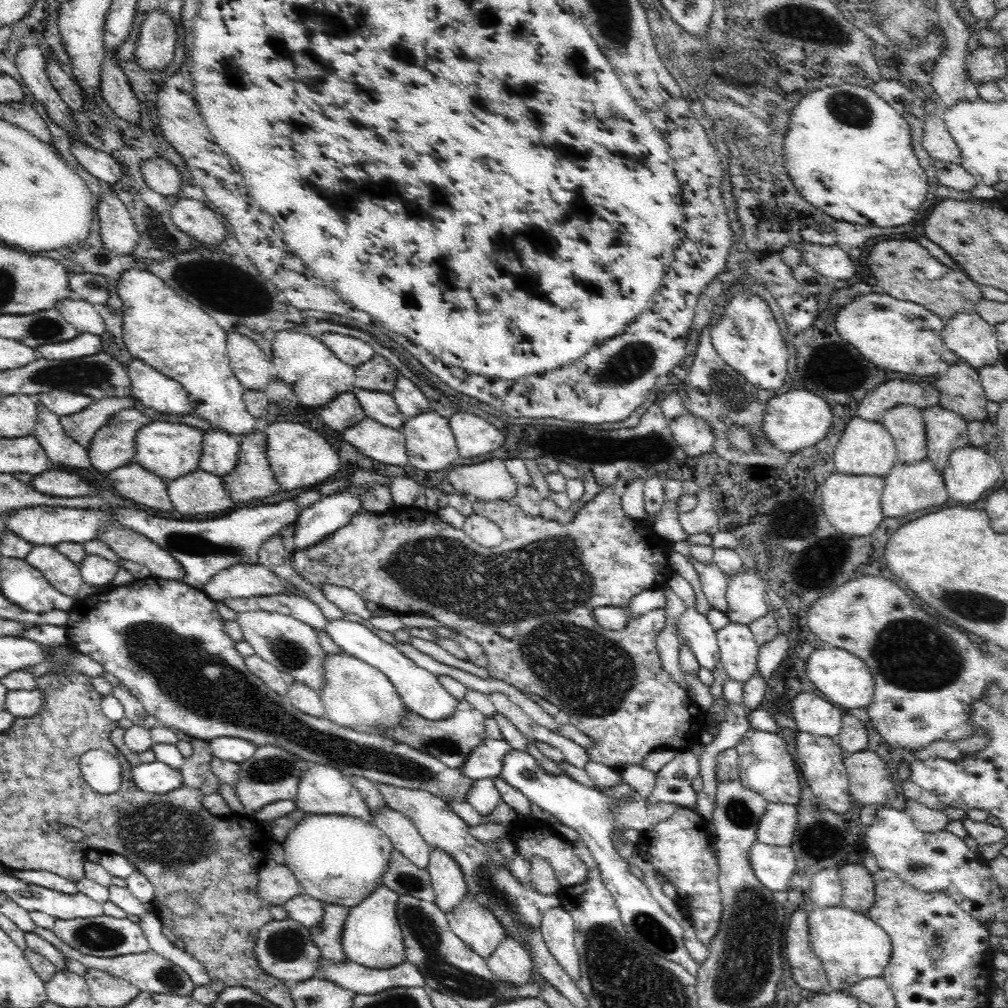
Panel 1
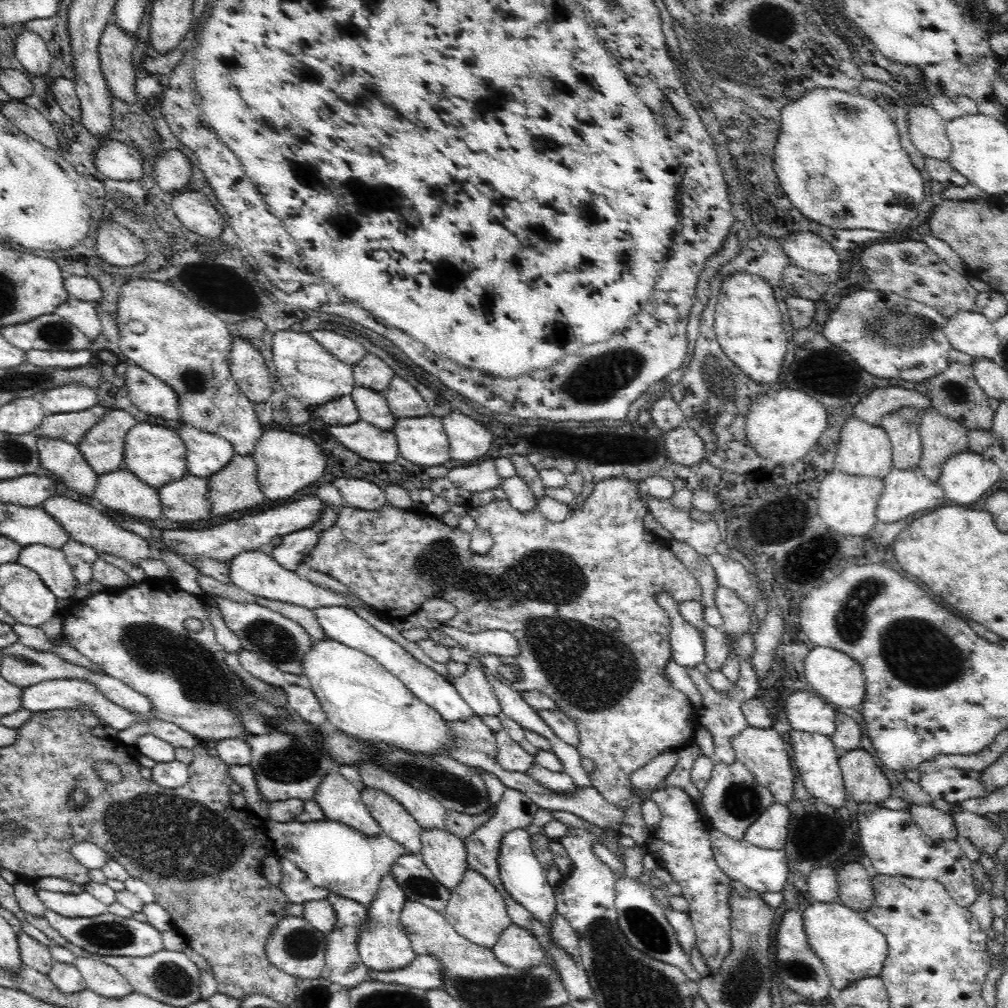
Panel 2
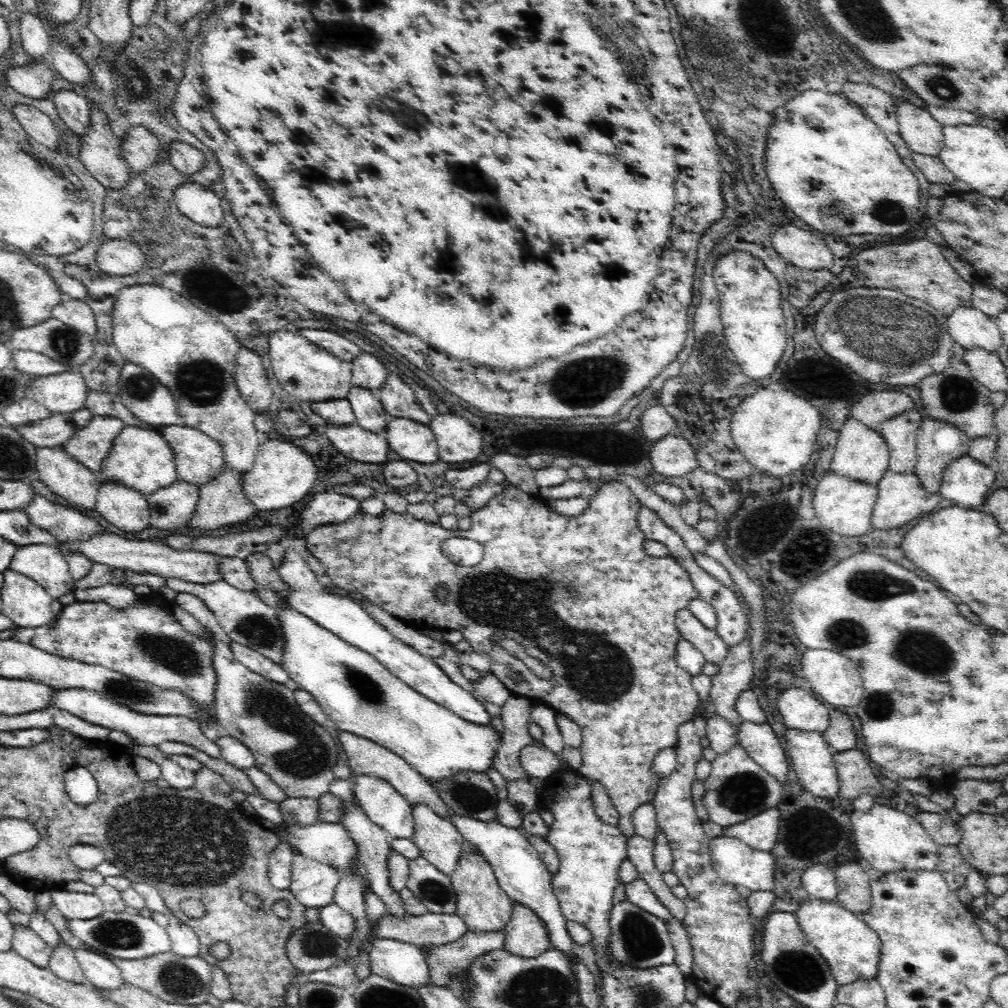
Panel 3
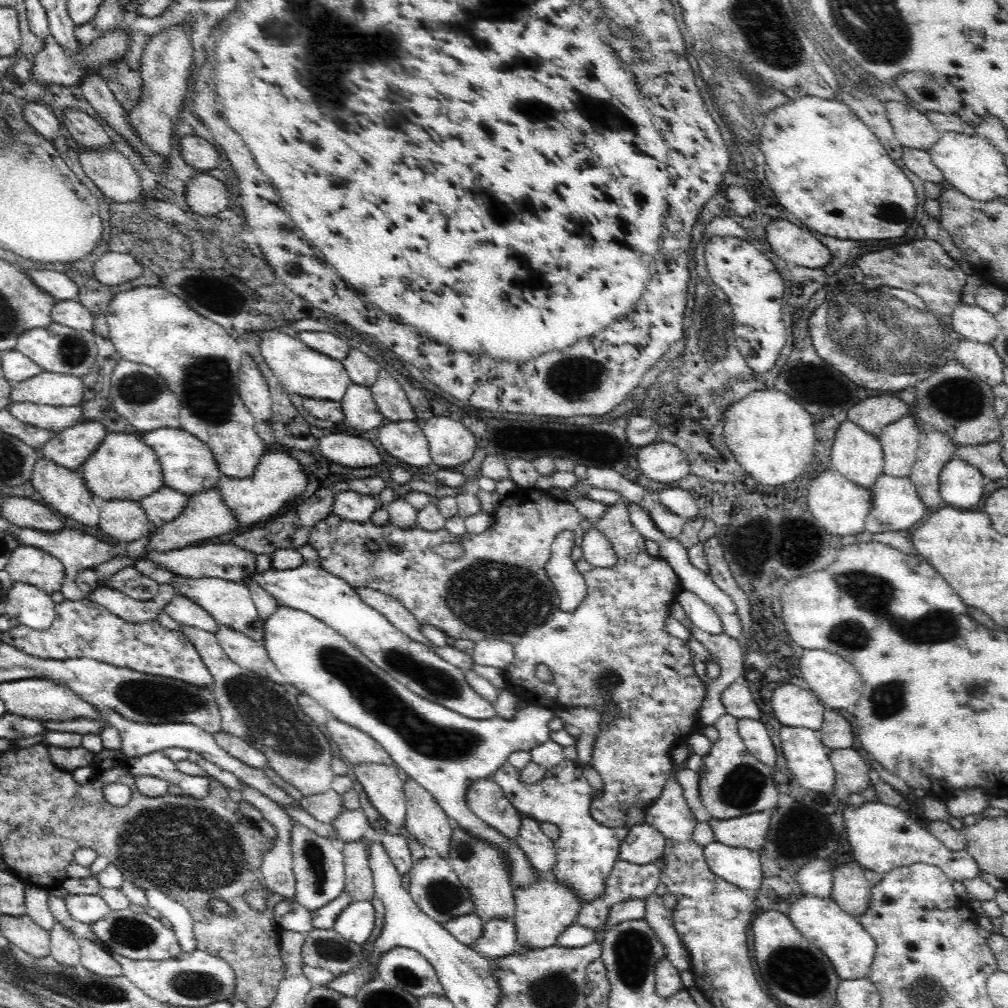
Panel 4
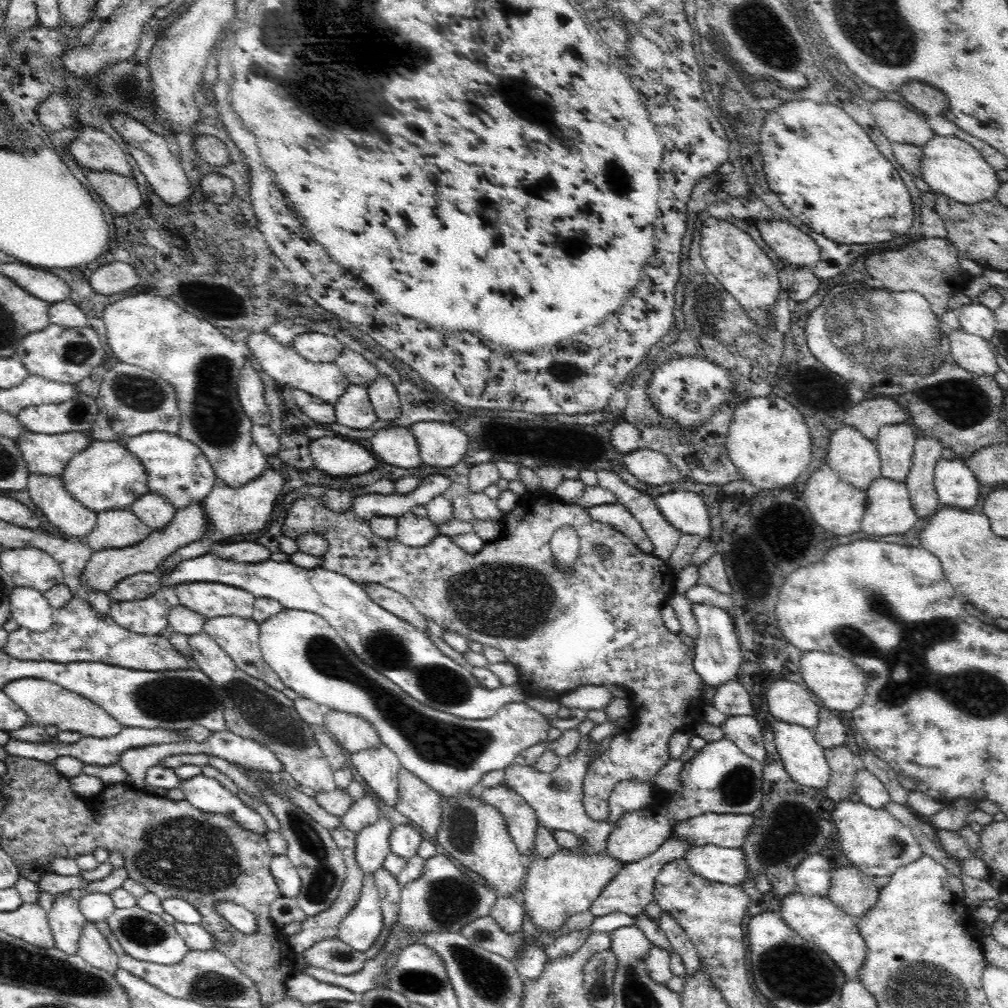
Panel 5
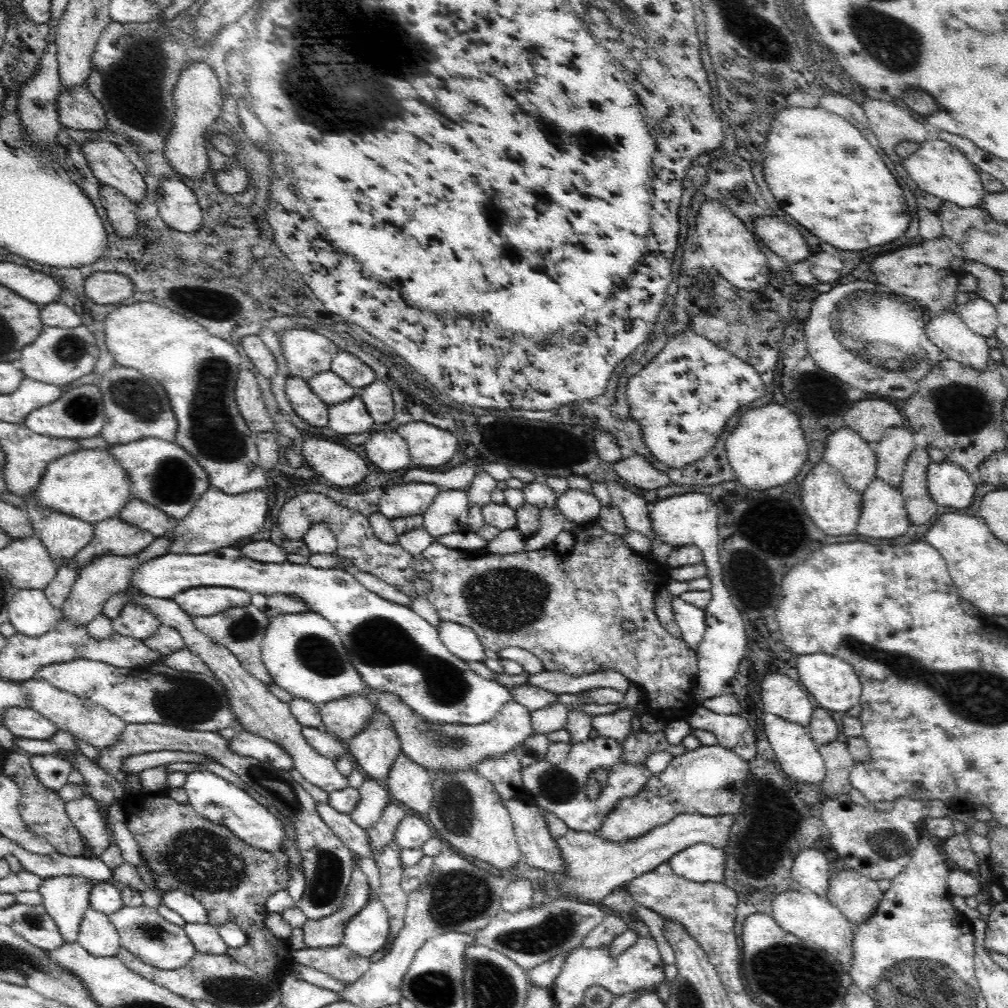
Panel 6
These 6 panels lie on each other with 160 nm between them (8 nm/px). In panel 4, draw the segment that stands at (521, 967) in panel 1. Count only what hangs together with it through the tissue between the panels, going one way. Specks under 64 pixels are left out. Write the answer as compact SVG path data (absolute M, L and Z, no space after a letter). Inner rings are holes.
M538 874L535 883L514 891L516 936L521 949L540 950L557 945L556 940L572 924L580 903L574 893L560 885L554 876L544 879Z

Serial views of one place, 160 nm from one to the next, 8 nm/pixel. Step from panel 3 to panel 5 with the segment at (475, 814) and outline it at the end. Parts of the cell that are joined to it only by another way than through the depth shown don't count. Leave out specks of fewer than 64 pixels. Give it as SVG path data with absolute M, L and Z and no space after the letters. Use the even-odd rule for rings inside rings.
M504 784L480 790L478 799L484 805L500 811L506 823L506 831L512 837L518 852L525 860L531 860L529 857L534 852L534 832L539 828L532 807Z

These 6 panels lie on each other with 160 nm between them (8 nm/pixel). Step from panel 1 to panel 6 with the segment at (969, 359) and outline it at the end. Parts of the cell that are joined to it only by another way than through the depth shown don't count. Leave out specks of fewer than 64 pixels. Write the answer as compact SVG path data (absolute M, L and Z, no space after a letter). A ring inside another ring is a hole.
M978 297L958 304L957 313L972 332L984 337L994 337L999 314L992 303Z

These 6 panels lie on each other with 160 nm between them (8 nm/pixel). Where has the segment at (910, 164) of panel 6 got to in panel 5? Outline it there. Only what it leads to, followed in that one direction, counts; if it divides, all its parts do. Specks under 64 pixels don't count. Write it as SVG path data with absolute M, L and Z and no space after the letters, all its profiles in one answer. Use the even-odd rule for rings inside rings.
M936 135L923 146L921 164L922 186L935 193L942 193L960 202L972 204L995 198L999 186L996 170L984 160L983 154L969 142L956 136Z

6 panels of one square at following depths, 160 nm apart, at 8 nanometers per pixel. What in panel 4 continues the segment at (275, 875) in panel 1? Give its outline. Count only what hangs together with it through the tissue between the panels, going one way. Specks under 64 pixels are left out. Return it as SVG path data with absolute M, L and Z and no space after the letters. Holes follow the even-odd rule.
M293 822L291 849L295 876L294 899L298 903L305 906L309 911L314 911L342 894L345 870L341 846L336 845L330 839L318 836L312 829Z

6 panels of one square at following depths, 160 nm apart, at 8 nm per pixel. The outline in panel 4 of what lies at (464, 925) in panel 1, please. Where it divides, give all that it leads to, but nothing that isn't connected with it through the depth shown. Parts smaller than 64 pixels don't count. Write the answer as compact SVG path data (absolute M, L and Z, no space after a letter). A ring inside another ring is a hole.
M454 825L450 842L451 855L448 861L451 863L458 881L470 893L470 899L472 899L472 905L474 905L472 913L480 917L484 923L492 919L512 921L515 916L515 890L510 885L508 867L506 867L500 851Z

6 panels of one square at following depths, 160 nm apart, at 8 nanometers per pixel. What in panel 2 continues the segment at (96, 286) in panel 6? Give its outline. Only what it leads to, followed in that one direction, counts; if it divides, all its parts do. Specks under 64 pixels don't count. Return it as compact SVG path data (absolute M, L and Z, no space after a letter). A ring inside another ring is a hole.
M107 218L98 225L97 251L112 266L134 266L146 258L141 240L125 226Z

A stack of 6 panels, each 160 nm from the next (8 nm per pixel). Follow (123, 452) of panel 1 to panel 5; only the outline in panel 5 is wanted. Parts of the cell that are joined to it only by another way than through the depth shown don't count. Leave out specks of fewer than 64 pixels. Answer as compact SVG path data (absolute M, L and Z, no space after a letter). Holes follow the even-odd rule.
M74 430L60 434L38 434L28 431L17 438L18 449L28 463L30 475L60 476L76 454L88 449L91 434Z

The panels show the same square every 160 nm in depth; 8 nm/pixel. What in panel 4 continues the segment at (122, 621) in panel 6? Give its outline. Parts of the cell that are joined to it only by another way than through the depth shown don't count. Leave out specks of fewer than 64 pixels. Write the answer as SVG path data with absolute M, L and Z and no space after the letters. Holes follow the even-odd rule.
M162 584L159 586L158 595L148 601L132 599L130 596L106 586L98 586L86 595L86 598L104 606L126 622L142 622L142 620L154 620L158 616L158 612L176 596L176 590L170 584Z

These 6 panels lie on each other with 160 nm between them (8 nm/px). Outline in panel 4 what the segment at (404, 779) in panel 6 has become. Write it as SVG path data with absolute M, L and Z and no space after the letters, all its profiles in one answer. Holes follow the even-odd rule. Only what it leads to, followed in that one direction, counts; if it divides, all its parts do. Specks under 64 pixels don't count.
M413 779L403 784L406 803L405 828L422 846L434 848L438 857L449 860L453 823L434 795Z

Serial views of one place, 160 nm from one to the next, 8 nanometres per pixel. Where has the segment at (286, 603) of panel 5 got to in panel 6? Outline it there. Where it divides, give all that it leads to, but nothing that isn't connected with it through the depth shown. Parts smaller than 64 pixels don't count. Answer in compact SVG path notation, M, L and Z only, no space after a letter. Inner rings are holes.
M223 547L211 550L206 554L174 554L160 555L138 565L132 573L130 586L142 591L151 598L173 599L180 592L197 587L232 588L244 590L250 595L264 594L265 596L286 596L296 598L306 604L310 611L322 615L337 630L343 645L348 651L352 664L361 674L362 680L378 692L393 692L397 694L414 712L422 715L430 722L446 724L478 725L488 722L504 706L504 703L515 701L512 687L498 685L496 681L484 679L471 670L465 661L454 656L439 639L439 632L428 621L418 616L410 607L399 606L387 602L369 592L359 584L350 571L344 569L319 569L310 563L296 564L289 561L272 564L258 562L246 558L238 548Z

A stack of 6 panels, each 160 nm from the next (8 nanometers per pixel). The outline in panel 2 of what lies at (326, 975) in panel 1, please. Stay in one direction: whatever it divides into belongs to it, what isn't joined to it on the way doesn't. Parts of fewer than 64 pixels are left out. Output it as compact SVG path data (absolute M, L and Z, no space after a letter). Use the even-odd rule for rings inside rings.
M418 956L404 969L394 971L370 971L367 968L367 978L364 982L382 982L398 984L419 990L433 990L440 986L442 966L439 960L432 956Z

